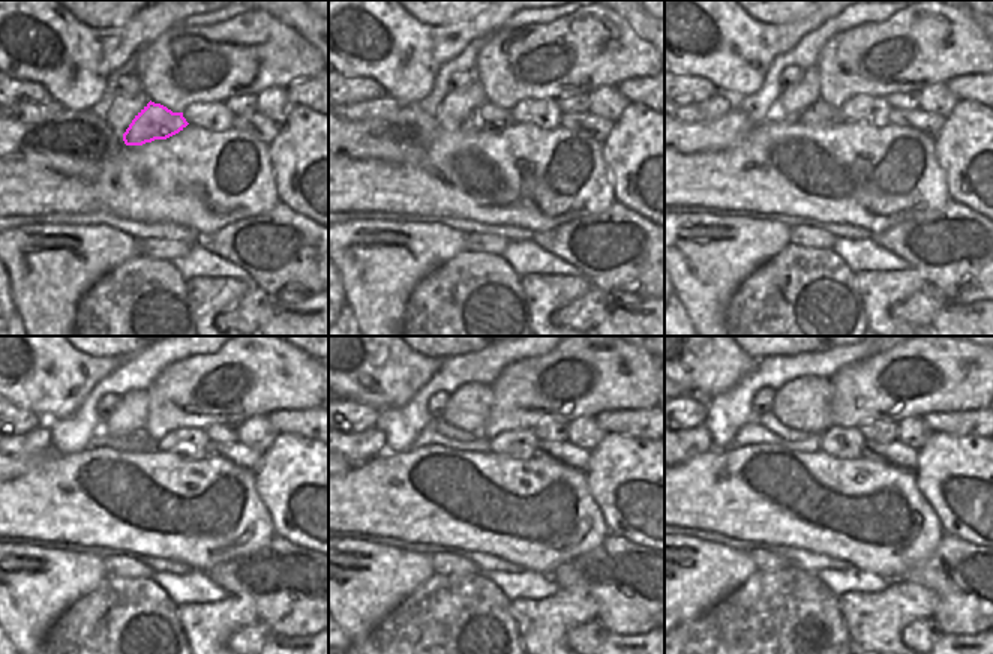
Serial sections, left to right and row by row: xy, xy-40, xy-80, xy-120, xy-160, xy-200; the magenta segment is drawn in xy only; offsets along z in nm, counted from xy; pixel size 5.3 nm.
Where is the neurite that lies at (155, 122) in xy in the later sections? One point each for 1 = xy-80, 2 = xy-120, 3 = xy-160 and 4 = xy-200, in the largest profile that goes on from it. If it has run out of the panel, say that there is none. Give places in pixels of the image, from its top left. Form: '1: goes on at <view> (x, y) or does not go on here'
1: goes on at xy-80 (821, 113)
2: goes on at xy-120 (147, 444)
3: goes on at xy-160 (480, 444)
4: goes on at xy-200 (812, 444)

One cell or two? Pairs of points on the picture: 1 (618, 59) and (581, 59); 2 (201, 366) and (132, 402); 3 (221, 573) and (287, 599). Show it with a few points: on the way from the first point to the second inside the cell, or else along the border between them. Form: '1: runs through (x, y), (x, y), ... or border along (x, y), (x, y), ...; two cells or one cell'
1: runs through (609, 59), (590, 59); one cell
2: border along (147, 392), (147, 425), (143, 429); two cells
3: runs through (237, 576), (252, 591), (270, 594); one cell

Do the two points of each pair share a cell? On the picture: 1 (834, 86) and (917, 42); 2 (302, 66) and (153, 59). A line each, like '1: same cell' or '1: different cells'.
1: same cell
2: same cell

